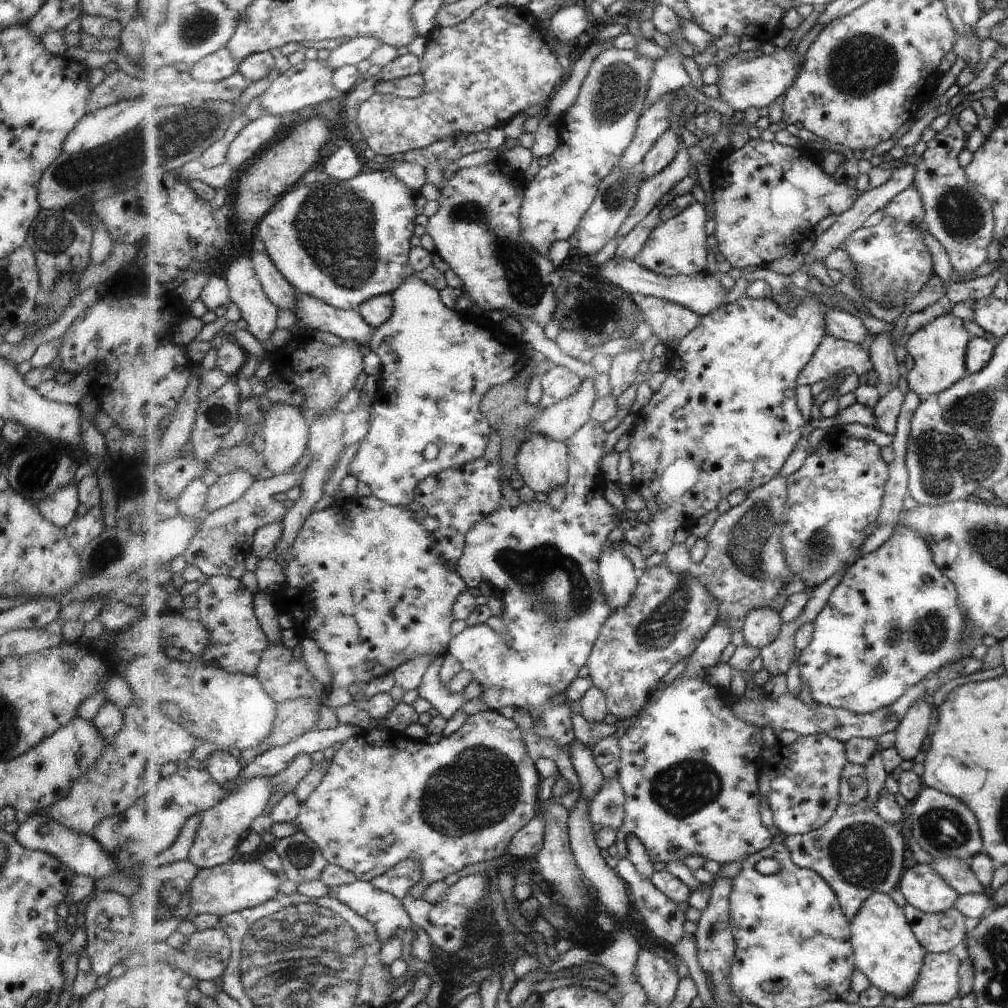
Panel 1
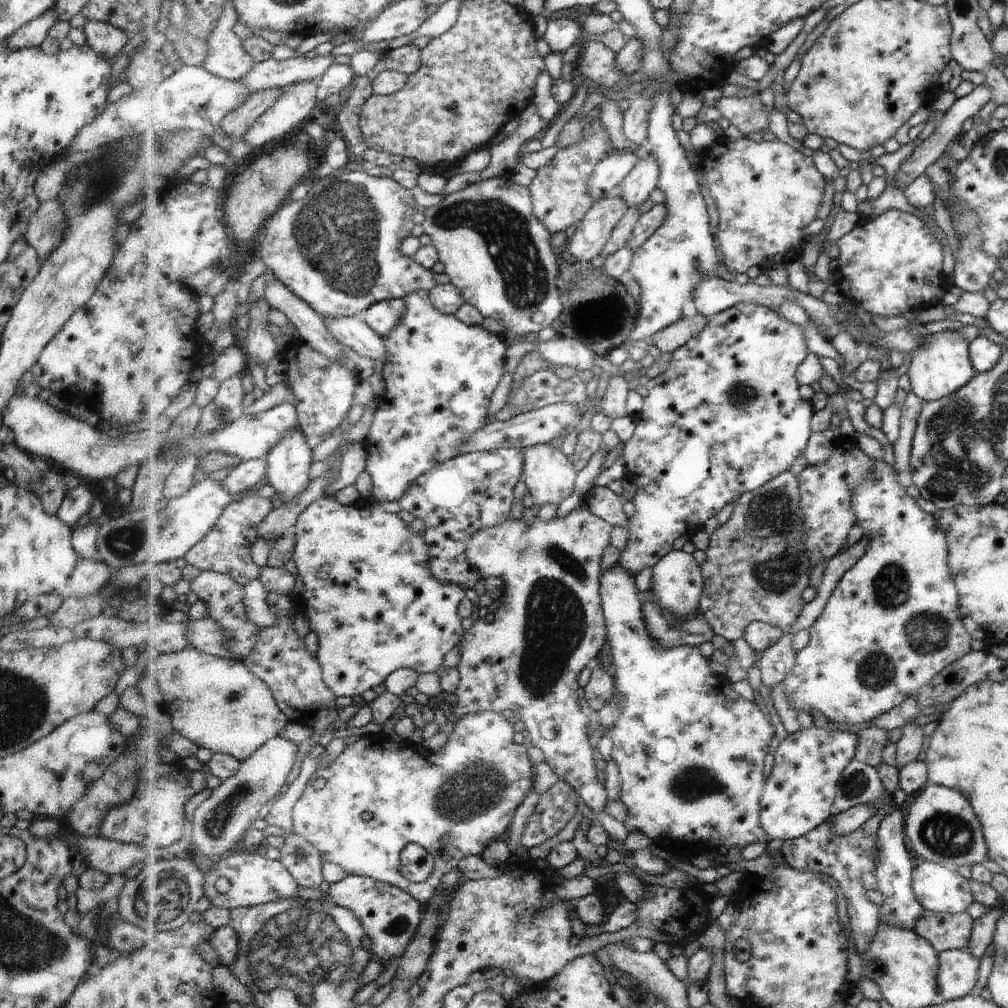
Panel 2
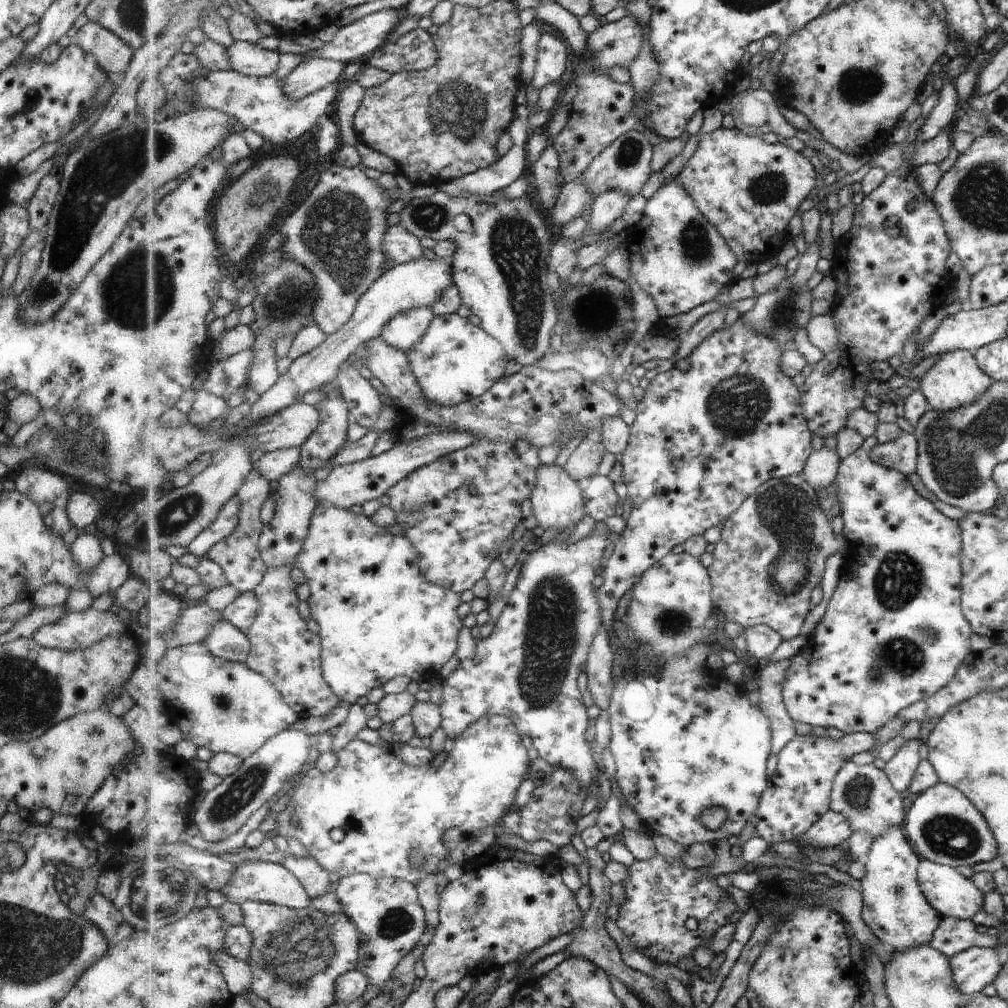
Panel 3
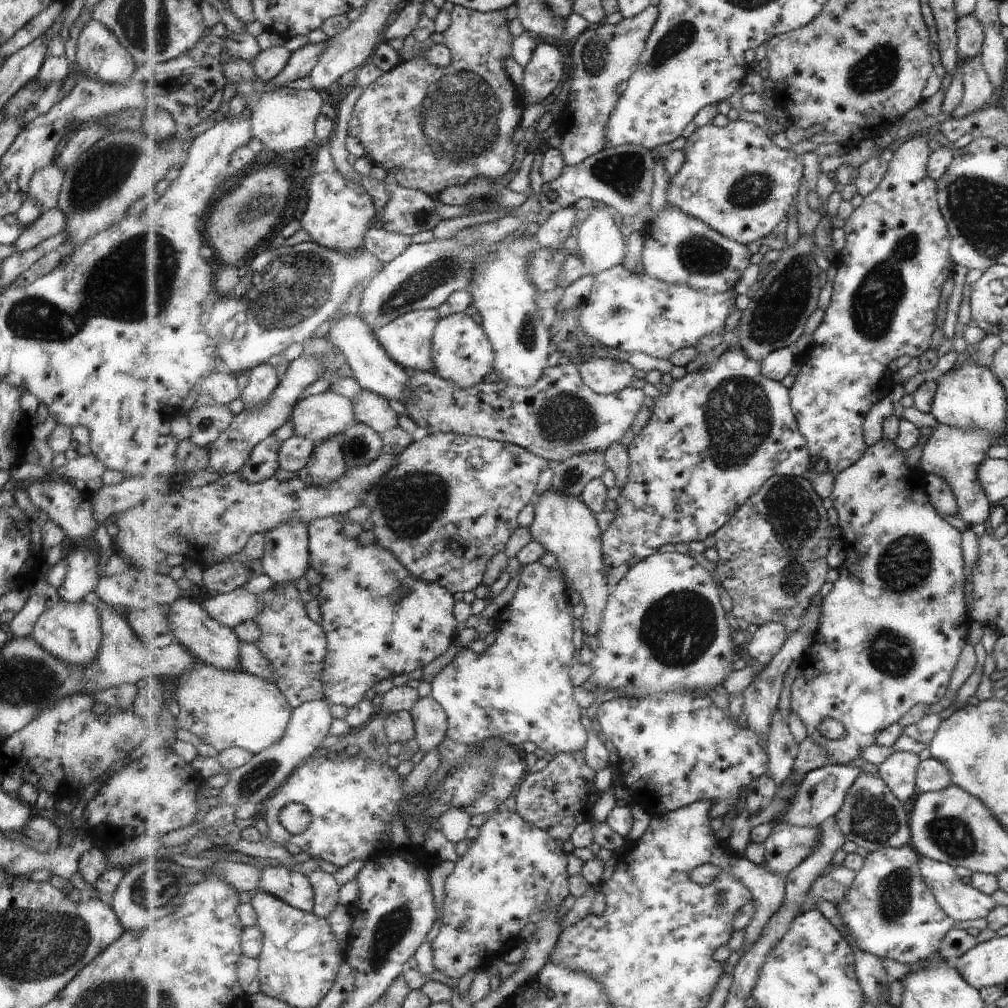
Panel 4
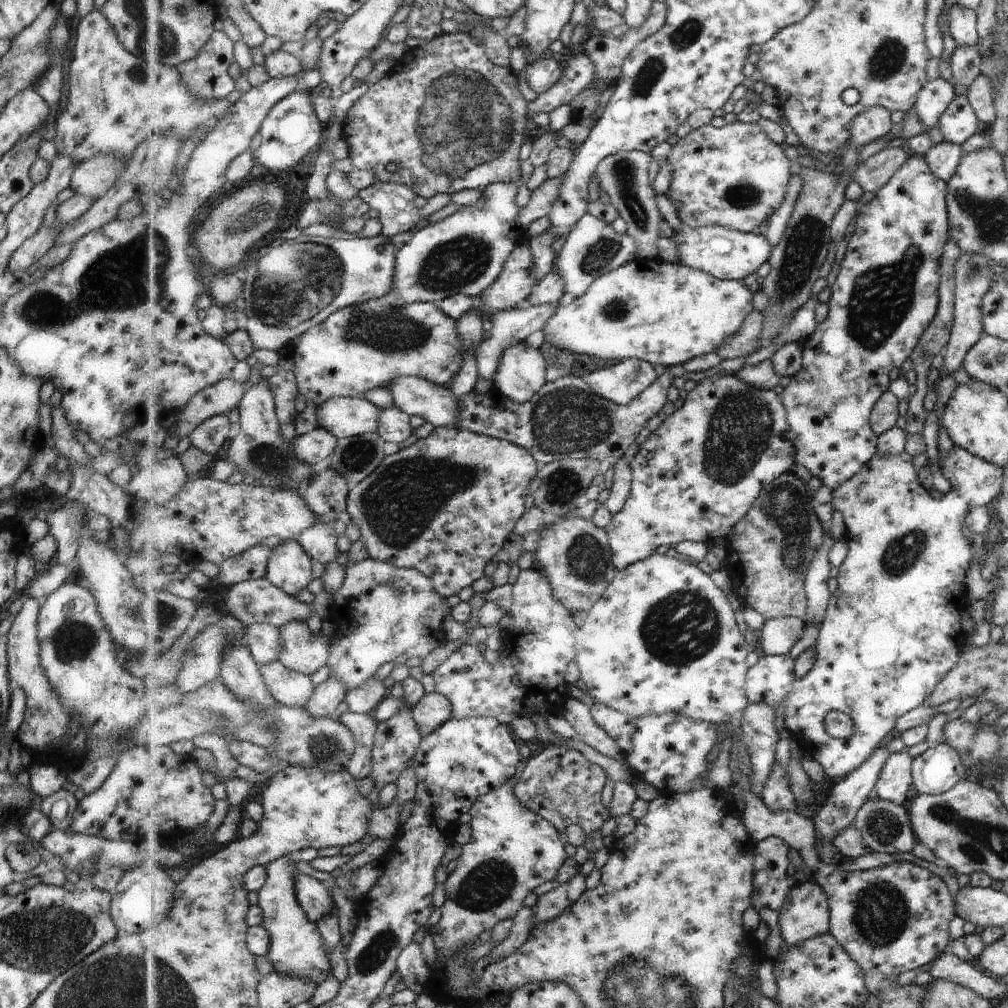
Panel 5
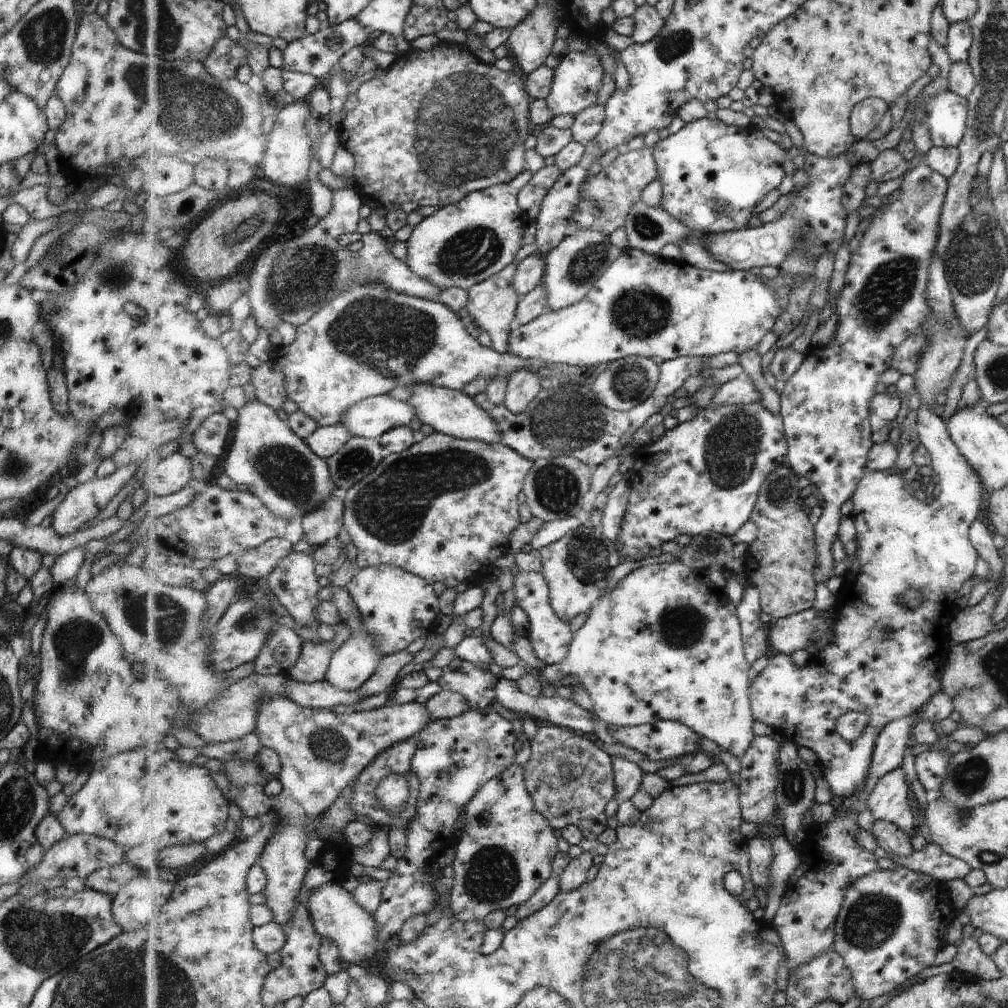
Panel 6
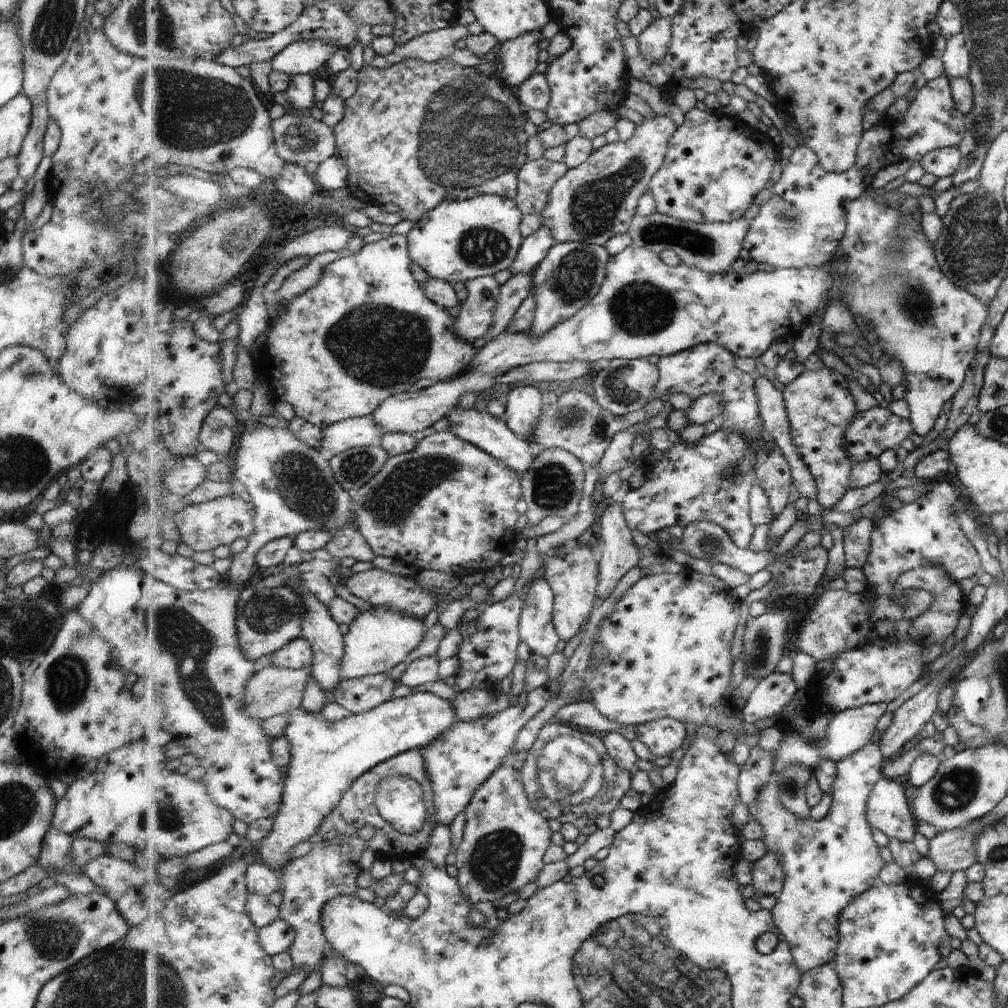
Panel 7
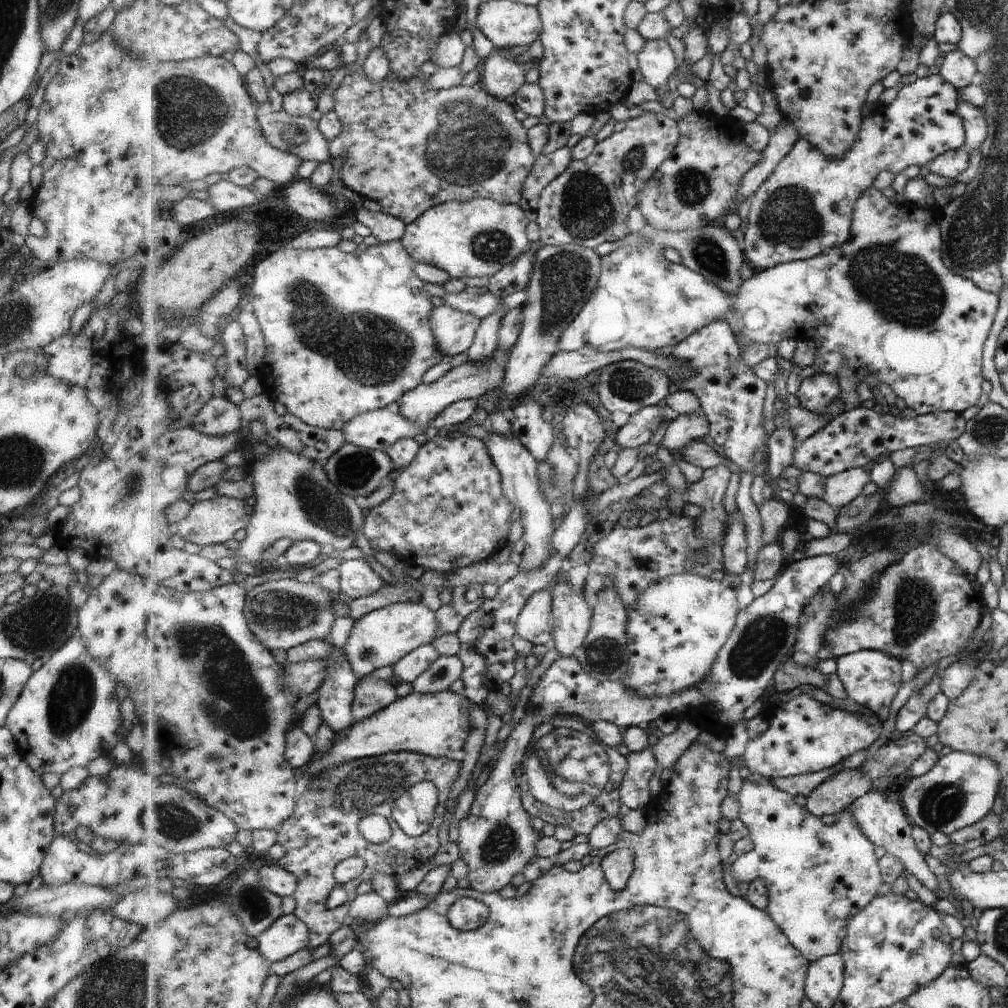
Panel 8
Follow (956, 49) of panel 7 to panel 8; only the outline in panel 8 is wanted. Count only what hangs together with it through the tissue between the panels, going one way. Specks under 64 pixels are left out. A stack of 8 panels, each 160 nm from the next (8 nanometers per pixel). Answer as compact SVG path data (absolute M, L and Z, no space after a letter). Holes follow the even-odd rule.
M951 50L939 61L938 75L954 88L964 88L976 83L977 74L973 61L959 50Z

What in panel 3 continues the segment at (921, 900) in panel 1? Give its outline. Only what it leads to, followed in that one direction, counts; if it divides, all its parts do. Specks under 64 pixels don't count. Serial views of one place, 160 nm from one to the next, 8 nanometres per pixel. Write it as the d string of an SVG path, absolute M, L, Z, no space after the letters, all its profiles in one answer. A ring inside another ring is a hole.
M922 859L918 868L921 890L941 917L970 918L983 904L983 893L952 866Z

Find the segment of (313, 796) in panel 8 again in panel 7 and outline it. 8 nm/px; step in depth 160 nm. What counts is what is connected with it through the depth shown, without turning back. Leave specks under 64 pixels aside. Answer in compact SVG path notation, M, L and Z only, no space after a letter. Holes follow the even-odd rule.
M419 749L403 752L361 774L344 793L344 798L341 798L333 813L325 818L319 832L309 840L312 844L310 852L301 858L291 858L291 862L281 870L281 893L284 902L280 907L280 919L287 920L291 926L295 926L297 932L295 944L288 952L295 962L295 972L305 970L310 974L321 966L325 952L331 947L325 937L325 926L322 922L324 908L333 898L355 895L359 888L357 878L363 870L359 866L359 860L365 850L371 850L377 857L383 856L391 861L412 861L415 856L423 855L429 848L429 838L438 825L437 814L427 814L427 824L423 826L423 830L411 835L390 829L387 820L381 816L377 808L377 788L389 776L411 776L425 788L425 792L431 794L431 804L435 806L433 780L427 774L425 756ZM368 825L375 826L377 832L371 841L365 841L359 836L361 828Z

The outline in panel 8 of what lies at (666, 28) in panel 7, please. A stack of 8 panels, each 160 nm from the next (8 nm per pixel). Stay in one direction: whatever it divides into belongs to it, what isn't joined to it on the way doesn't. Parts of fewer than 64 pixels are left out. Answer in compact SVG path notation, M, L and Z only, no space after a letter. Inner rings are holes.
M667 40L646 41L638 52L638 65L643 81L655 91L667 86L675 68L678 68L673 48Z

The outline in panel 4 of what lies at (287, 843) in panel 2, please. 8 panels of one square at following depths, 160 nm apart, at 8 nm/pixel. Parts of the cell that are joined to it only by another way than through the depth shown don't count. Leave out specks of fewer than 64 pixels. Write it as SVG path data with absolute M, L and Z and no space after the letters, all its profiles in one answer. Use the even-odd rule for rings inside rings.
M319 869L310 872L307 878L309 878L313 890L316 891L313 913L327 921L328 916L335 908L335 904L342 904L339 884L337 884L333 874Z

